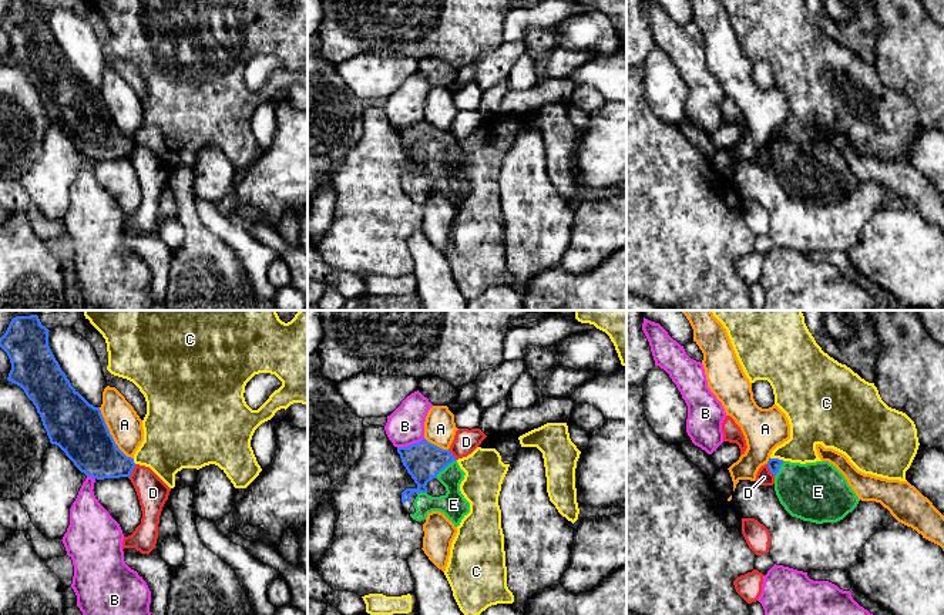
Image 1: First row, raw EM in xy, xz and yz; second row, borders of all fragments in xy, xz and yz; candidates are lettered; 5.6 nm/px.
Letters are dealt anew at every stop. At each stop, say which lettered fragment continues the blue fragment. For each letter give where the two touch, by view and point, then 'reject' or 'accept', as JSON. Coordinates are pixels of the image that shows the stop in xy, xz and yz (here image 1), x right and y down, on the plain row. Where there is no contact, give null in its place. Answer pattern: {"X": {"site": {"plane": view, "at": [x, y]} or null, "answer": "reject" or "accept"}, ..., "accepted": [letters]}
{"A": {"site": {"plane": "xy", "at": [110, 116]}, "answer": "reject"}, "B": {"site": {"plane": "xz", "at": [412, 125]}, "answer": "reject"}, "C": {"site": {"plane": "yz", "at": [778, 140]}, "answer": "reject"}, "D": {"site": {"plane": "xy", "at": [131, 153]}, "answer": "reject"}, "E": {"site": {"plane": "xz", "at": [444, 148]}, "answer": "accept"}, "accepted": ["E"]}

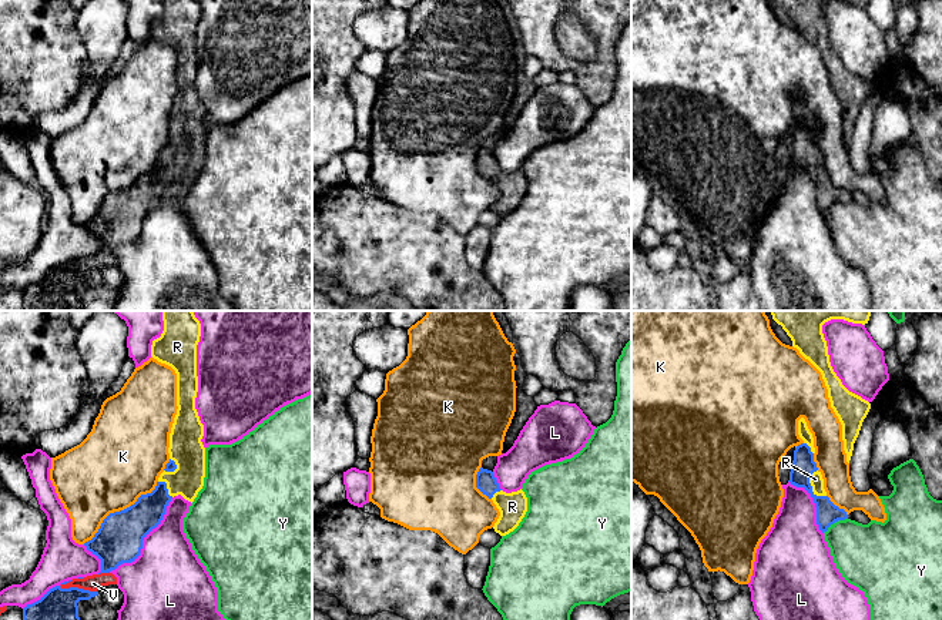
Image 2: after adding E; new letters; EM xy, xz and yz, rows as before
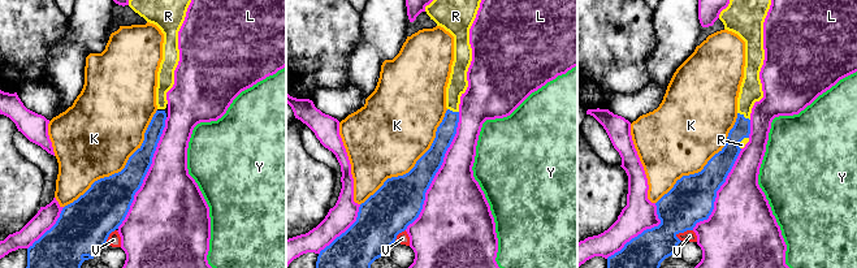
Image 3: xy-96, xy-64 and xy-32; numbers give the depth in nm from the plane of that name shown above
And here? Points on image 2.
{"K": {"site": {"plane": "xy", "at": [120, 191]}, "answer": "reject"}, "L": {"site": {"plane": "xy", "at": [143, 220]}, "answer": "reject"}, "R": {"site": {"plane": "yz", "at": [811, 167]}, "answer": "accept"}, "V": {"site": {"plane": "xy", "at": [77, 268]}, "answer": "reject"}, "Y": {"site": {"plane": "yz", "at": [834, 203]}, "answer": "reject"}, "accepted": ["R"]}

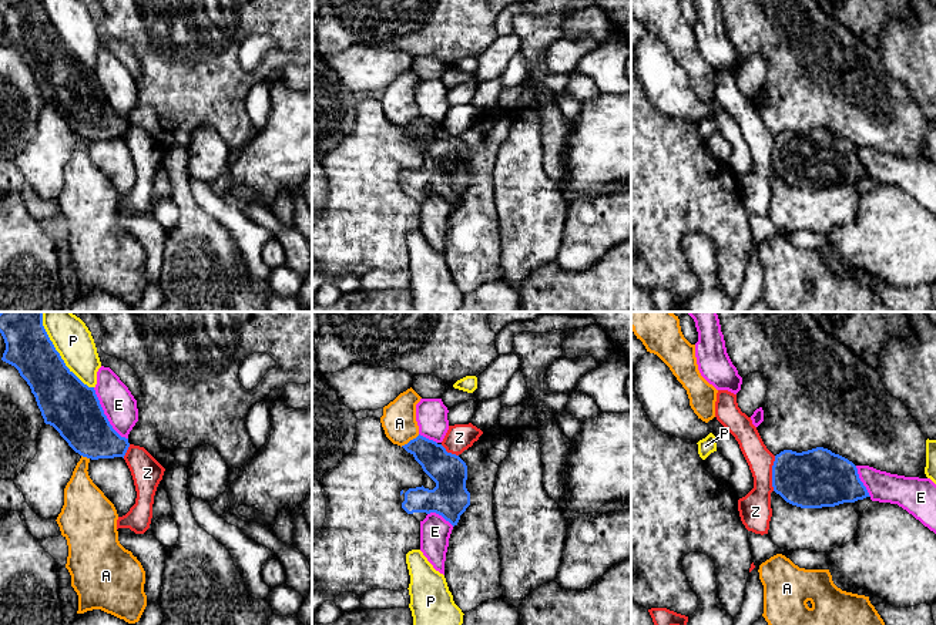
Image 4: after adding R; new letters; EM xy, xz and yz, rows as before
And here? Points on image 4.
{"A": {"site": {"plane": "xz", "at": [411, 121]}, "answer": "reject"}, "E": {"site": {"plane": "xy", "at": [104, 96]}, "answer": "reject"}, "P": {"site": {"plane": "xy", "at": [60, 37]}, "answer": "reject"}, "Z": {"site": {"plane": "yz", "at": [772, 154]}, "answer": "reject"}, "accepted": []}

